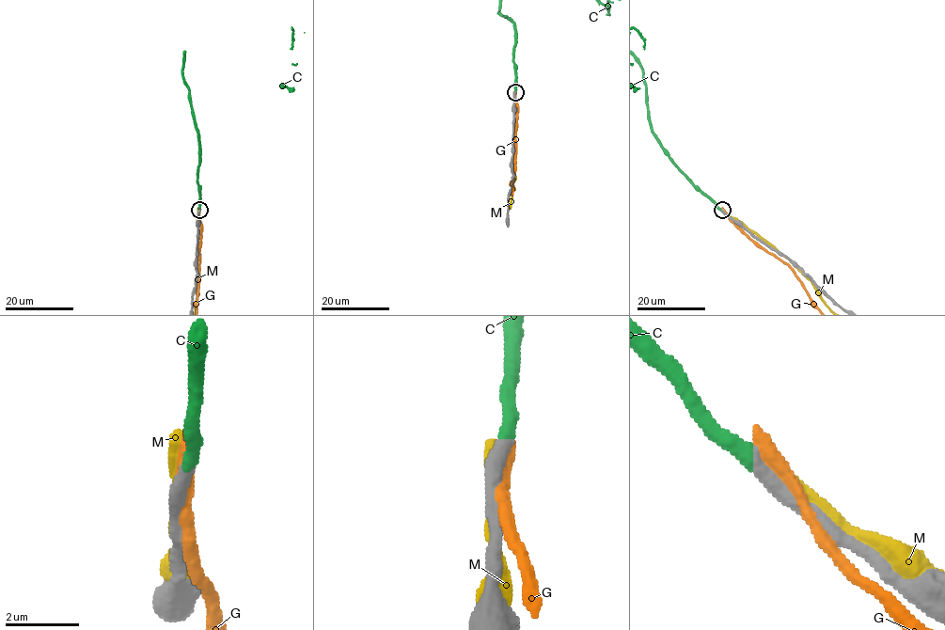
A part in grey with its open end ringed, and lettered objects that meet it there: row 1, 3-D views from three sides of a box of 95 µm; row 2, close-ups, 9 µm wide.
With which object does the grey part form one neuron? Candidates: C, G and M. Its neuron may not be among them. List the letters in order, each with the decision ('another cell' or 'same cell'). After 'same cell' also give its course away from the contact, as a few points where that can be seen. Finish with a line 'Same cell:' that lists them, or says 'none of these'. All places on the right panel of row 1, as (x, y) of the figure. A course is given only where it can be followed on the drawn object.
C: same cell
G: another cell
M: another cell
Same cell: C

